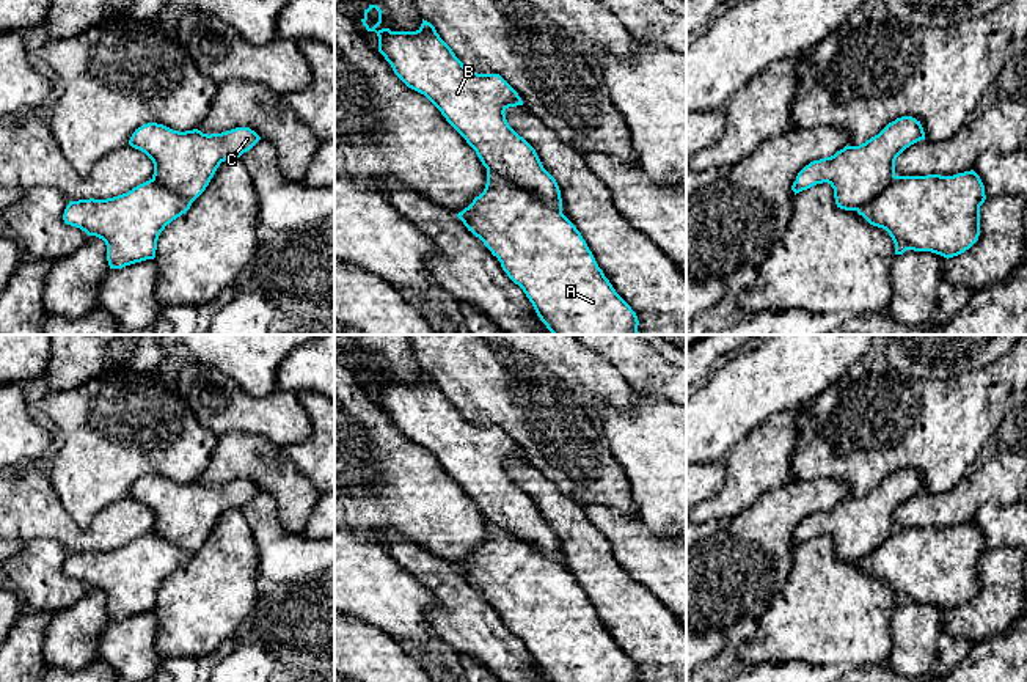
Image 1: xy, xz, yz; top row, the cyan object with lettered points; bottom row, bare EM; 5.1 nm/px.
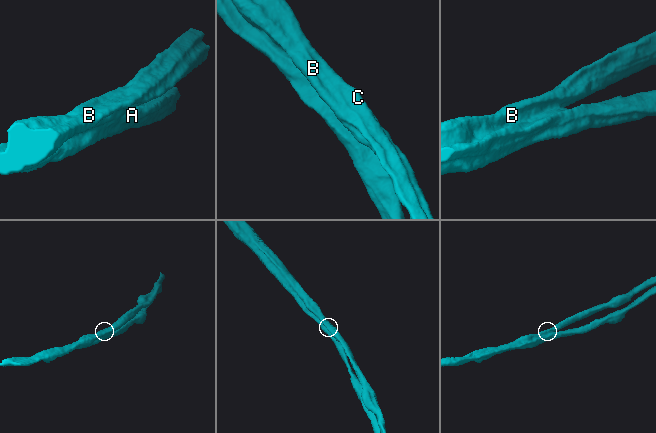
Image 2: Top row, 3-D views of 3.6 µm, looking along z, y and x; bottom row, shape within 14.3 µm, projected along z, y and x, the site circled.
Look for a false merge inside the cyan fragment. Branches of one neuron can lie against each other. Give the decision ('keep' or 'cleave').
cleave

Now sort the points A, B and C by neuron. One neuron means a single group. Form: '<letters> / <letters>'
A / B C

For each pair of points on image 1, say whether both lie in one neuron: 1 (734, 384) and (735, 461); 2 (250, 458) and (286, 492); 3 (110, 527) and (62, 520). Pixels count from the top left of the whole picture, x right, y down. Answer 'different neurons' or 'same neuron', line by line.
1: different neurons
2: same neuron
3: same neuron

